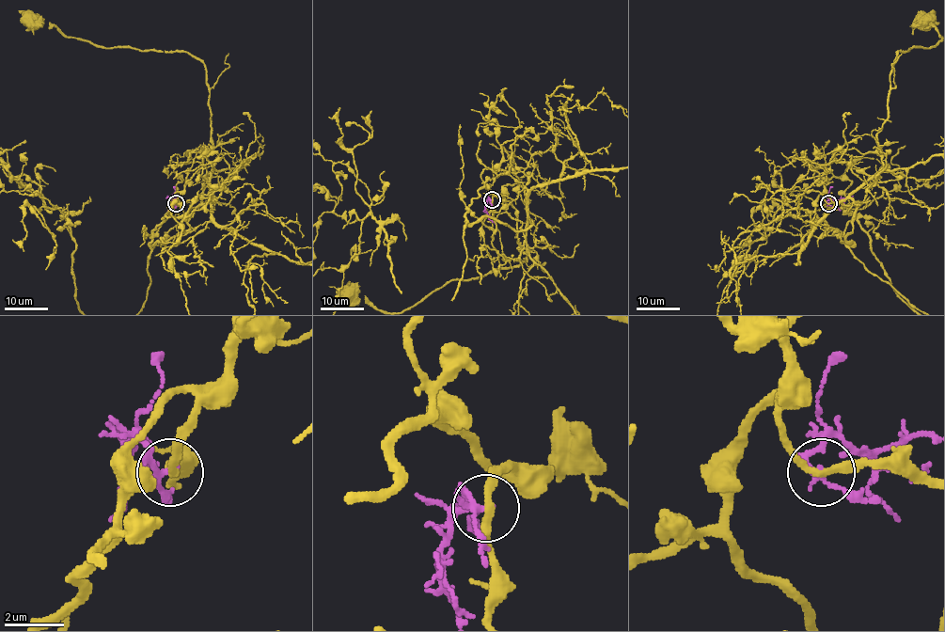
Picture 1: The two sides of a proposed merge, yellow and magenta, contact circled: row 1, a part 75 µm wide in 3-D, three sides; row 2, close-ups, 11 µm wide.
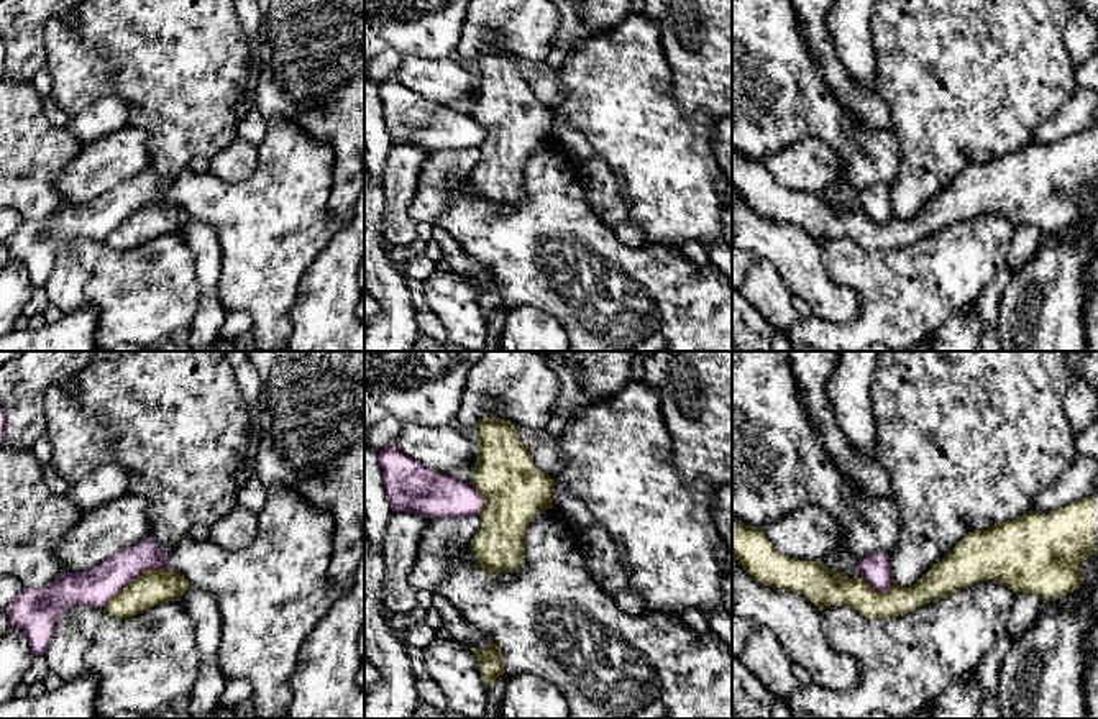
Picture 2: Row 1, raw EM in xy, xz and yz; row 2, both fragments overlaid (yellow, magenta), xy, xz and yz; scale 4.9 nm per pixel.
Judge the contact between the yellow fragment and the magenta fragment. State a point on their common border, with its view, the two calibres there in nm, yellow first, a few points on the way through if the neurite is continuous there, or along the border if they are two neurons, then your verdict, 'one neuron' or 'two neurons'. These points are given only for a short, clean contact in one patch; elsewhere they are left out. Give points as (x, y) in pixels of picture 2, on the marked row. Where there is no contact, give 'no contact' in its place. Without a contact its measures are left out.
xy (137, 577) | 180/190 nm | along xy (168, 567), (143, 570), (104, 608) | two neurons

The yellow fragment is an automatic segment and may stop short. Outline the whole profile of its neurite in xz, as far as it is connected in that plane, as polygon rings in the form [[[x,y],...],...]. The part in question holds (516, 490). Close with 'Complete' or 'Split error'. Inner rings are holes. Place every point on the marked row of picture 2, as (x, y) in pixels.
[[[483,419],[471,484],[484,496],[481,527],[471,540],[478,566],[512,573],[525,563],[525,532],[530,522],[553,507],[555,479],[532,460],[530,448],[506,419]]]. Complete

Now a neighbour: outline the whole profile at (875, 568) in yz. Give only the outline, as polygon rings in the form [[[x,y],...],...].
[[[883,552],[858,558],[858,570],[862,578],[878,593],[888,591],[894,583],[890,555]]]

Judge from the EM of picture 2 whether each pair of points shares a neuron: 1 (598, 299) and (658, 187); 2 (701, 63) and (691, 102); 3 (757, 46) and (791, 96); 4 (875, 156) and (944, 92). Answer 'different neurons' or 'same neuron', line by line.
1: different neurons
2: same neuron
3: same neuron
4: different neurons

